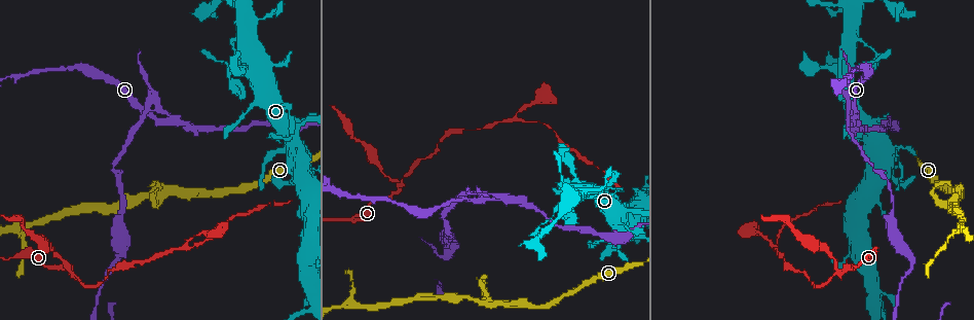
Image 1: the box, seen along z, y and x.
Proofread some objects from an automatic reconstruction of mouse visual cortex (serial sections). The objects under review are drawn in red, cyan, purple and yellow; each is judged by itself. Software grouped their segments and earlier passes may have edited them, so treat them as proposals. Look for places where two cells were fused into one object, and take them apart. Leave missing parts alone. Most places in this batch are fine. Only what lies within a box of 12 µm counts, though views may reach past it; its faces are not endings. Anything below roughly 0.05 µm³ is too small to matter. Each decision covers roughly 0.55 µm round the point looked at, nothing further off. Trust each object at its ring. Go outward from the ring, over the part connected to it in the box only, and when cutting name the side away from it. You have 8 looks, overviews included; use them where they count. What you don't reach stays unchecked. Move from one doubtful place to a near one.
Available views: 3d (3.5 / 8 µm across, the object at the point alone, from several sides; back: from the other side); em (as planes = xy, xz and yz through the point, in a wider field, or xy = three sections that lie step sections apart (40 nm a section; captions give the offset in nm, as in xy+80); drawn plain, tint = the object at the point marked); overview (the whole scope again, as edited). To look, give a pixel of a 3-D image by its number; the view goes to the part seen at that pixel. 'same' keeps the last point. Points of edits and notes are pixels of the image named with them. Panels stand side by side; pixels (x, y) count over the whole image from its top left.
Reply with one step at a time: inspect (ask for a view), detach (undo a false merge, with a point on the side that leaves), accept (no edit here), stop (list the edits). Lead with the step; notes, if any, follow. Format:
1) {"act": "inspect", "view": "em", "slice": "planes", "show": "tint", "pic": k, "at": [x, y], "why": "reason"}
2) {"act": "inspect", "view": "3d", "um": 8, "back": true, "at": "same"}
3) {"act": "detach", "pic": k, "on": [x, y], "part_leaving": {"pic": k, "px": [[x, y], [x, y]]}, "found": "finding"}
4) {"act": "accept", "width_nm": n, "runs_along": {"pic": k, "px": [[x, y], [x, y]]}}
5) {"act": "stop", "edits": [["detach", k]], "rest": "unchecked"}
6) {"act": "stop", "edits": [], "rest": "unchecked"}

{"act": "inspect", "view": "3d", "um": 8, "pic": 1, "at": [400, 185], "why": "three arms meet"}

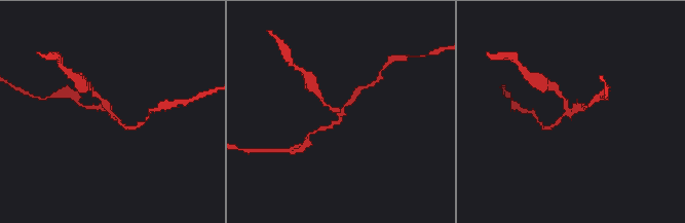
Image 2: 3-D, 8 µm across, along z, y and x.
{"act": "inspect", "view": "3d", "um": 3.5, "pic": 2, "at": [568, 115]}

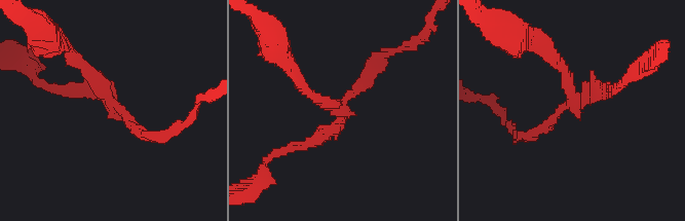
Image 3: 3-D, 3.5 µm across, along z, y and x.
{"act": "inspect", "view": "em", "slice": "planes", "show": "tint", "pic": 3, "at": [112, 102]}

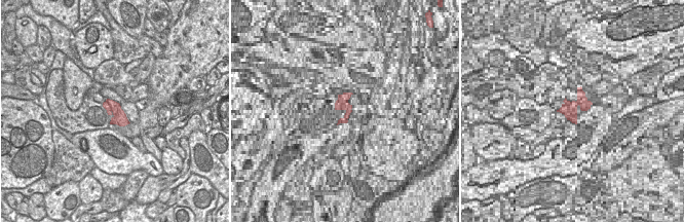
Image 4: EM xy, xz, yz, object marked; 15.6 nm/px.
{"act": "detach", "pic": 3, "on": [77, 60], "arms": 3, "part_leaving": {"pic": 3, "px": [[96, 84], [55, 34], [42, 34]]}, "found": "a second cell is stuck on"}

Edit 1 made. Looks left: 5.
{"act": "inspect", "view": "3d", "um": 3.5, "pic": 1, "at": [514, 121], "why": "three arms meet"}

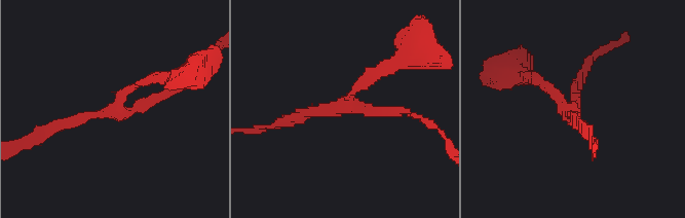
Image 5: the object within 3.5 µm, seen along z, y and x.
{"act": "inspect", "view": "em", "slice": "xy", "step": 1, "show": "plain", "pic": 5, "at": [116, 112], "arms": 3, "arm_widths_nm": [150, 150, 150]}

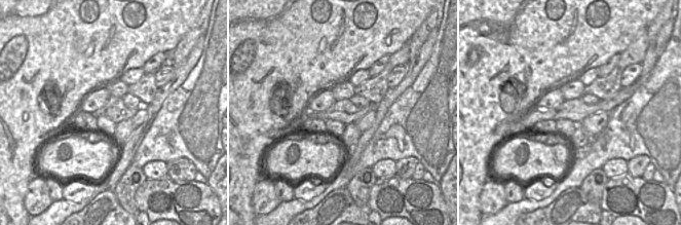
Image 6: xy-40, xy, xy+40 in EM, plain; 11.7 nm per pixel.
{"act": "inspect", "view": "em", "slice": "xy", "step": 1, "show": "tint", "at": "same"}

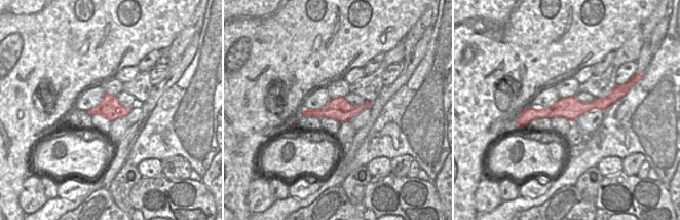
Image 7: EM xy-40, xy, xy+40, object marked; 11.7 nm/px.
{"act": "accept", "runs_along": {"pic": 5, "px": [[51, 129], [121, 107], [130, 87], [155, 75]]}, "found": "one cell here"}

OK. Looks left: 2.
{"act": "inspect", "view": "3d", "um": 3.5, "pic": 1, "at": [499, 198], "why": "three arms meet"}

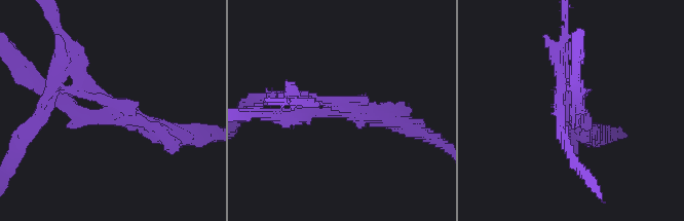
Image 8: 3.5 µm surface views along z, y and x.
{"act": "inspect", "view": "em", "slice": "xy", "step": 1, "show": "tint", "pic": 8, "at": [111, 109], "arms": 3, "arm_widths_nm": [150, 200, 250], "why": "need the tissue"}

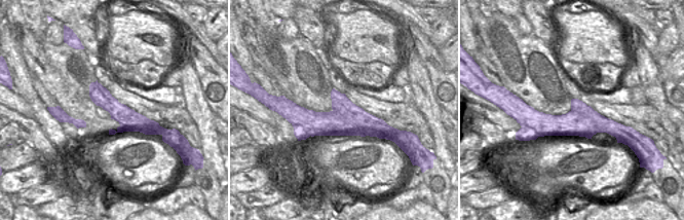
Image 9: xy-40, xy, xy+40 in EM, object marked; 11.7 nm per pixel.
{"act": "detach", "pic": 8, "on": [73, 88], "part_leaving": {"pic": 8, "px": [[111, 108], [64, 67], [45, 95]]}, "found": "a second cell is stuck on"}

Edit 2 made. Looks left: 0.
{"act": "stop", "edits": [["detach", 3], ["detach", 8]], "rest": "unchecked"}

